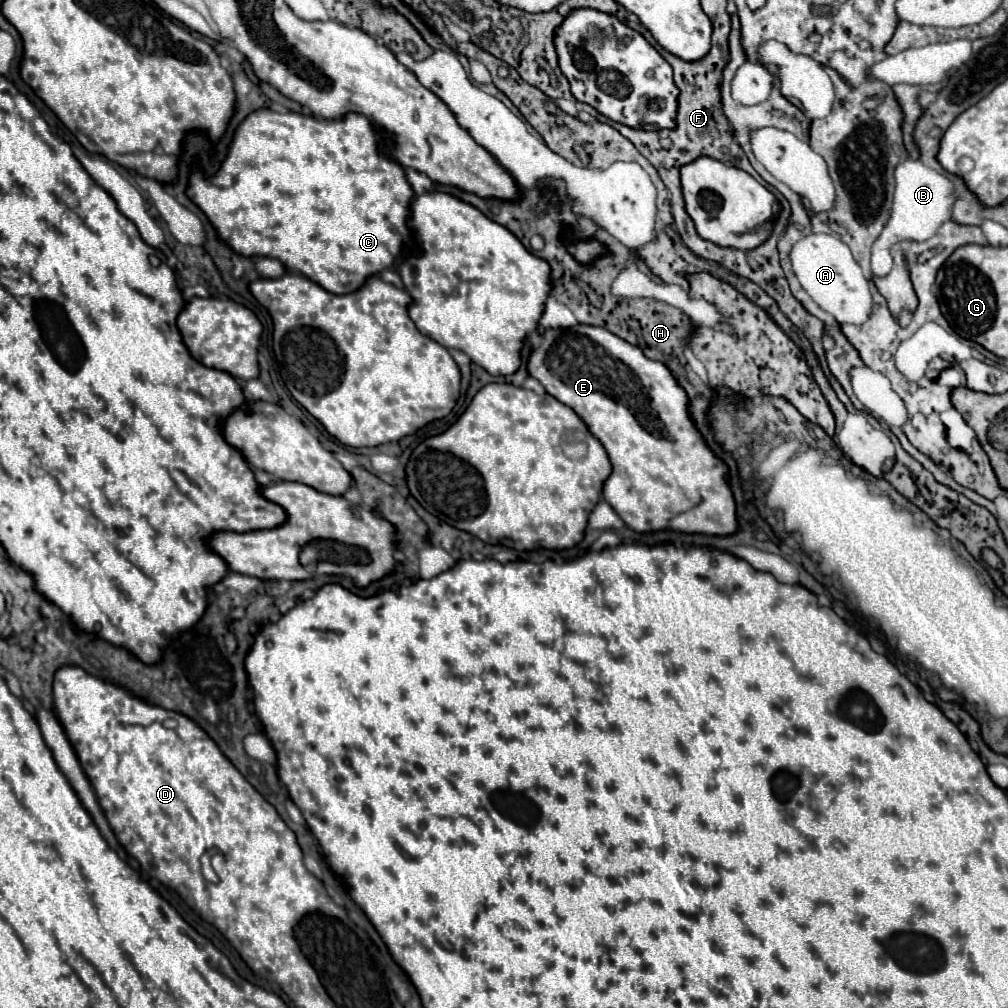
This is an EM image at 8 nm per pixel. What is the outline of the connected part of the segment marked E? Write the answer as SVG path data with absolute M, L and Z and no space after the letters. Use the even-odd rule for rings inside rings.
M576 325L572 329L550 329L542 335L542 345L540 349L534 349L530 353L530 359L528 359L528 371L534 379L538 379L546 391L556 397L560 403L568 405L570 409L574 409L582 421L590 427L592 435L606 447L606 453L610 457L610 463L612 463L612 475L606 479L604 483L604 499L614 507L614 511L620 515L620 519L630 527L634 529L636 533L652 533L652 531L662 531L662 529L672 529L672 531L680 531L680 533L700 533L700 535L732 535L736 533L738 529L738 519L736 519L736 501L734 501L734 495L732 495L732 489L728 485L728 465L716 457L716 453L708 447L708 443L704 441L702 433L698 431L692 415L688 413L688 407L690 407L690 399L684 391L684 387L678 383L678 379L672 375L672 371L660 363L660 361L652 361L648 357L644 357L644 353L638 349L638 347L632 347L630 343L626 343L624 339L616 337L614 333L610 333L608 329L604 327L592 327L592 325ZM656 417L660 419L658 421L658 431L652 431L652 429L646 429L648 423L656 423Z

